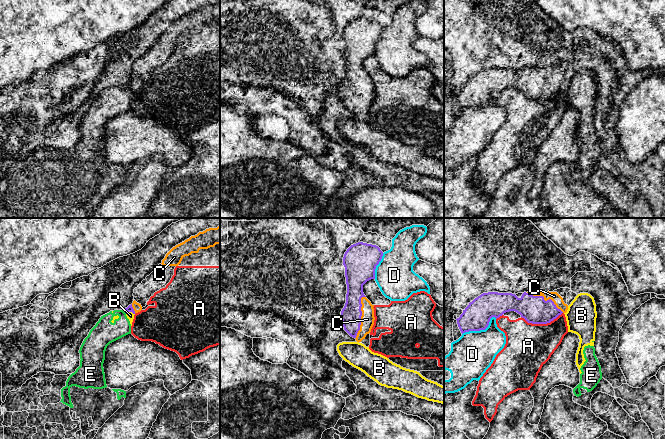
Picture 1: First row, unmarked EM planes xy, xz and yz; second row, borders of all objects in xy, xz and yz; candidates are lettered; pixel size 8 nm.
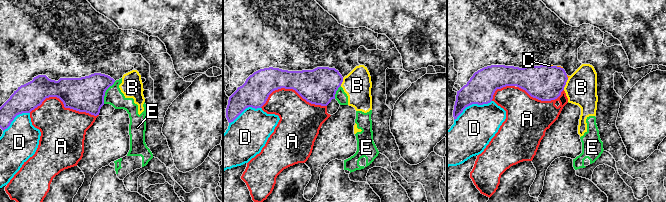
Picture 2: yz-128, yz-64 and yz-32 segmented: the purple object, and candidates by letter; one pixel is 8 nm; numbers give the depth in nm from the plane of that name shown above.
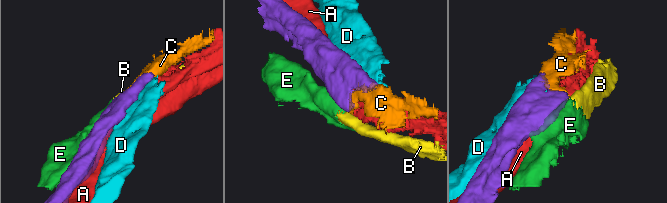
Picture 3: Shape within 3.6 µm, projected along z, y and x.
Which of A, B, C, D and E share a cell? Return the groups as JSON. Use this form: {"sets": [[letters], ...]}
{"sets": [["A"], ["B", "E"], ["C"], ["D"]]}

